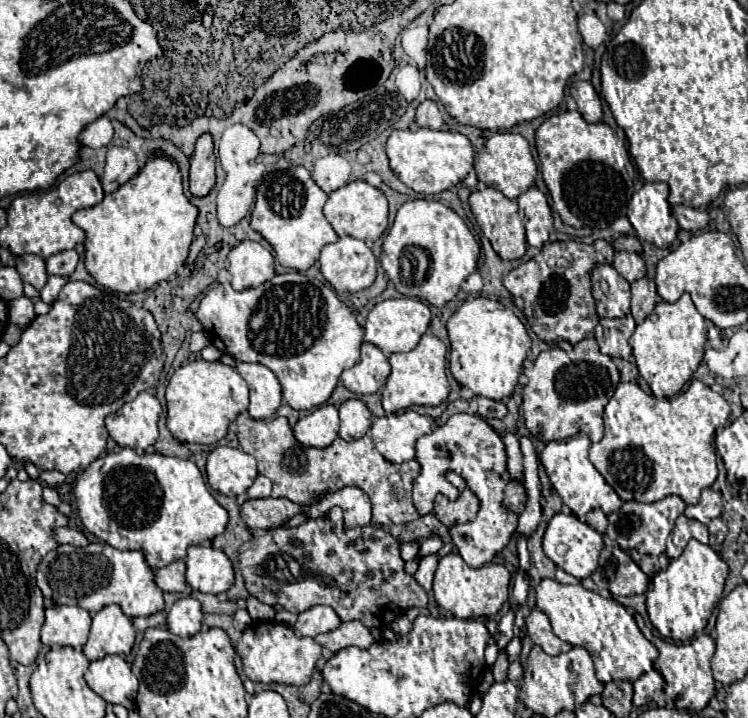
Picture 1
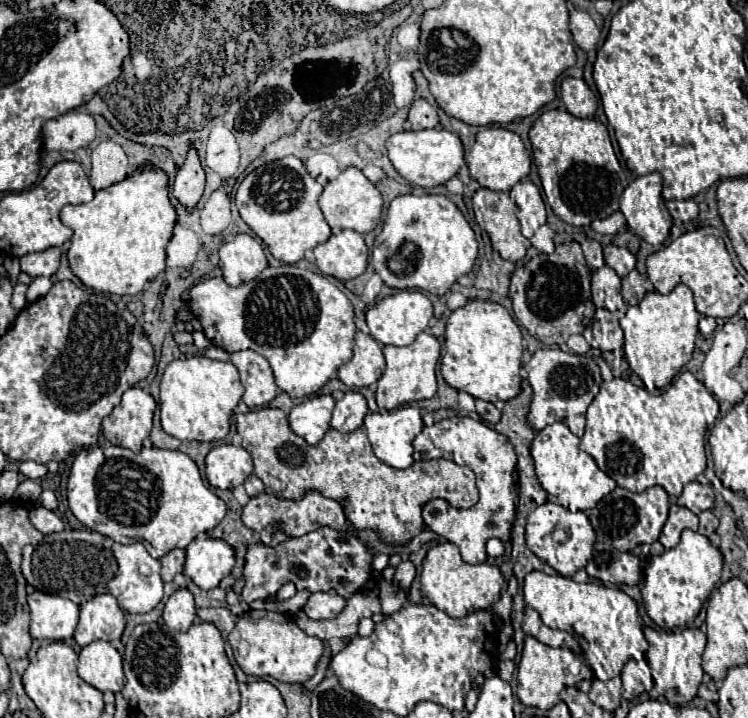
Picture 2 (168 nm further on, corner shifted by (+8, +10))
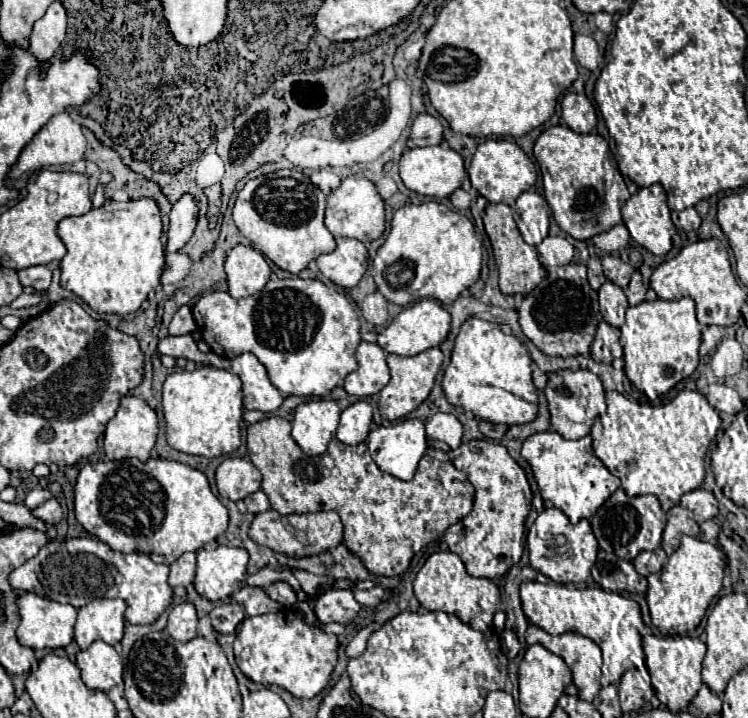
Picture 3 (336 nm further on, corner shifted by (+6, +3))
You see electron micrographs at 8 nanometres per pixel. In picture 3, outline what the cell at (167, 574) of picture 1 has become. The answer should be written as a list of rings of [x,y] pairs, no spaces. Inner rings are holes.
[[[185,552],[181,554],[171,566],[169,572],[169,586],[189,586],[195,578],[195,552]]]

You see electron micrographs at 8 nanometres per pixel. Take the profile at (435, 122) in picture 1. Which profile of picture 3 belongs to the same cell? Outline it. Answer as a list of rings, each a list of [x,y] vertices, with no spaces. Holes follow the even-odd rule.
[[[421,112],[411,126],[411,140],[415,146],[435,146],[443,140],[443,126],[437,118]]]

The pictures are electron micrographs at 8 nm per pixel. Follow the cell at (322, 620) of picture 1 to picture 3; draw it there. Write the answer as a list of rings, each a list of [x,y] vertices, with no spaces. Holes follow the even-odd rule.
[[[329,590],[313,604],[313,608],[321,624],[349,624],[361,610],[351,590]]]

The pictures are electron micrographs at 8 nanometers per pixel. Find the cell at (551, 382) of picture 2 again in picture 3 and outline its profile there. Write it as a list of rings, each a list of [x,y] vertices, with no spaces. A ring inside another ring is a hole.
[[[559,368],[553,372],[547,372],[547,384],[543,388],[547,402],[549,402],[549,414],[551,414],[551,430],[559,432],[563,438],[583,438],[589,434],[593,420],[606,411],[605,388],[597,374],[589,370],[571,370],[571,368]]]

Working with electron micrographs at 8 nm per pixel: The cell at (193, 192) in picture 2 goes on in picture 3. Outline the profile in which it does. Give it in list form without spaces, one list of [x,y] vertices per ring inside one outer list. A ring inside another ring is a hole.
[[[185,194],[177,200],[177,204],[173,204],[169,216],[171,224],[167,230],[167,246],[165,246],[167,252],[181,250],[187,244],[187,240],[195,230],[197,216],[199,216],[199,204],[193,194]]]

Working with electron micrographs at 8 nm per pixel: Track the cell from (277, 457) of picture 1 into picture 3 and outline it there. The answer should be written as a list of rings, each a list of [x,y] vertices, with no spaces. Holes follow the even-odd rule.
[[[279,416],[263,418],[247,428],[247,458],[261,472],[261,488],[269,496],[271,508],[279,514],[335,510],[341,514],[347,548],[375,574],[401,574],[417,550],[473,510],[473,484],[447,460],[425,454],[413,480],[403,482],[377,468],[365,442],[347,446],[333,438],[327,450],[320,460],[307,458],[291,438],[289,420]]]

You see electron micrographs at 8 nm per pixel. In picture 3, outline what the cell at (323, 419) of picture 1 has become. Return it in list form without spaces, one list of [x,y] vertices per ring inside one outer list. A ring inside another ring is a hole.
[[[321,398],[299,404],[293,418],[291,436],[309,456],[321,456],[327,450],[329,438],[335,436],[341,408],[335,400]]]

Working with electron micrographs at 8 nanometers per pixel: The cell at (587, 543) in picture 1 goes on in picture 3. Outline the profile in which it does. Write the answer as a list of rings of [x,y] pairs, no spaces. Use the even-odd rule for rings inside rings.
[[[559,508],[543,510],[527,534],[529,562],[535,570],[559,584],[579,584],[591,576],[591,566],[597,558],[597,540],[587,520],[571,524]]]

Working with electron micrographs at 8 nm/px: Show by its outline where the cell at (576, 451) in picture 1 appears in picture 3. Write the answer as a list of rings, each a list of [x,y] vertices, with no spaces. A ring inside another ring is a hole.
[[[553,430],[533,434],[525,440],[521,456],[529,462],[543,500],[563,510],[571,524],[577,524],[581,518],[591,518],[597,508],[619,488],[619,480],[603,466],[599,458],[593,456],[589,436],[565,440]]]

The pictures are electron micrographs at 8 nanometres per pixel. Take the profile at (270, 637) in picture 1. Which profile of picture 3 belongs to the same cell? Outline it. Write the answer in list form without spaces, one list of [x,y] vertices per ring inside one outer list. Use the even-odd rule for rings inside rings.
[[[293,610],[245,618],[235,638],[235,662],[253,682],[281,686],[297,698],[313,698],[327,684],[337,662],[337,636],[307,626]]]

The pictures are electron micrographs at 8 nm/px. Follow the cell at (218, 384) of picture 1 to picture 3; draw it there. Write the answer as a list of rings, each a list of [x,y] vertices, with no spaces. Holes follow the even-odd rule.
[[[213,366],[195,370],[179,370],[167,376],[163,384],[163,416],[167,422],[167,442],[171,448],[195,456],[221,456],[241,444],[241,414],[243,414],[241,380]]]

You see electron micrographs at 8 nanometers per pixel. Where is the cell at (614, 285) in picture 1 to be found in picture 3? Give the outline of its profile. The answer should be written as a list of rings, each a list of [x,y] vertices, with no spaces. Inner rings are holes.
[[[607,280],[599,288],[599,306],[601,306],[601,314],[605,322],[617,328],[625,324],[625,310],[629,308],[629,304],[627,304],[624,291],[611,280]]]

